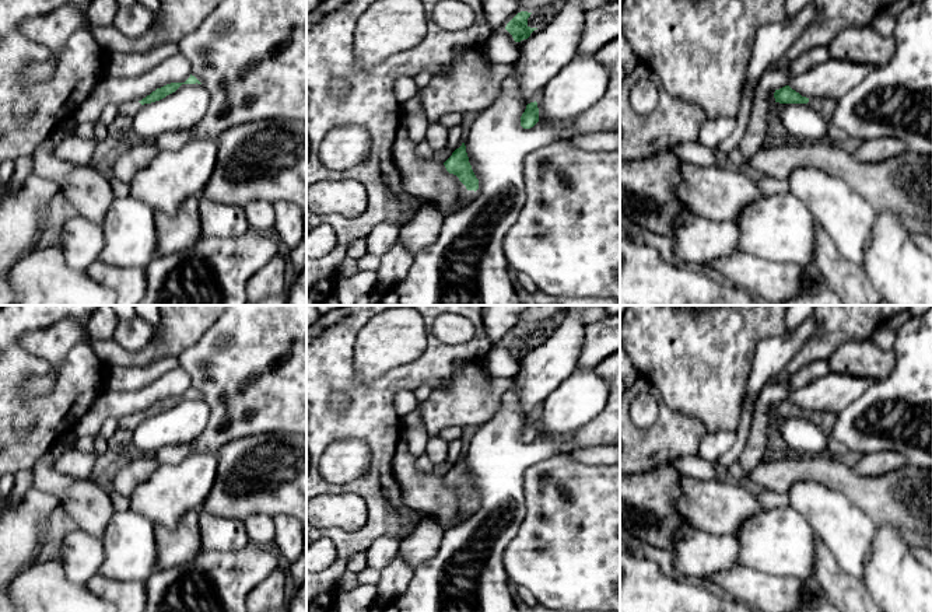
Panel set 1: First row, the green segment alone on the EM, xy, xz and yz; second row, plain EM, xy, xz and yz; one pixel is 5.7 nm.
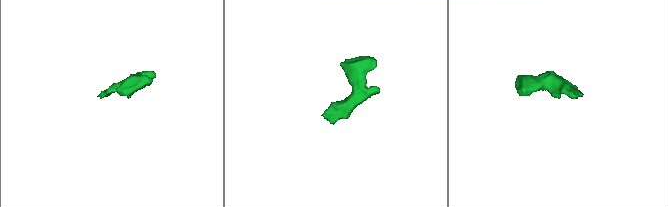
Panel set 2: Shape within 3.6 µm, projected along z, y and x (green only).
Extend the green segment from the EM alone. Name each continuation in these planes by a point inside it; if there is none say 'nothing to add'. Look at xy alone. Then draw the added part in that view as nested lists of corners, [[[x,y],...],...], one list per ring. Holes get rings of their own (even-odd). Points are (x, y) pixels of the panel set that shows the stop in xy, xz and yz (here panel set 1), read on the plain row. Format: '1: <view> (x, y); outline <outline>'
1: xy (128, 423); outline [[[125,416],[119,419],[120,434],[130,437],[134,429],[140,424],[140,422],[141,422],[140,416]]]

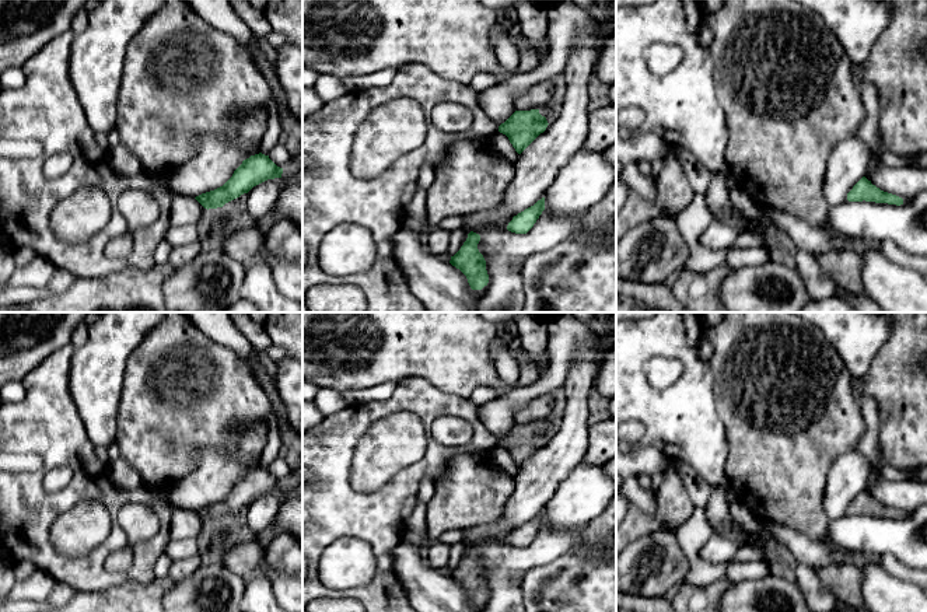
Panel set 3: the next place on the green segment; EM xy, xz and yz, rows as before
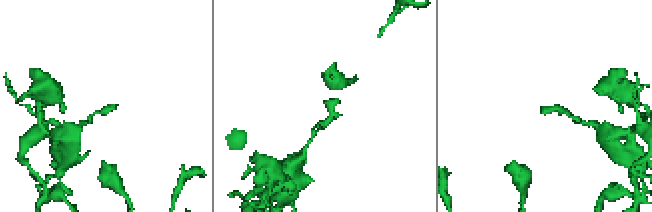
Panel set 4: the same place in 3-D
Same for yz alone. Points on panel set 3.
nothing to add

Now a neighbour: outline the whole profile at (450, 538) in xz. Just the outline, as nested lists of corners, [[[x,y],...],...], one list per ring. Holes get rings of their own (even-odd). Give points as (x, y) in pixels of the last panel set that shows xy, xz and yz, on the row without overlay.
[[[447,531],[437,539],[437,542],[452,546],[458,542],[464,542],[464,539],[465,531]]]

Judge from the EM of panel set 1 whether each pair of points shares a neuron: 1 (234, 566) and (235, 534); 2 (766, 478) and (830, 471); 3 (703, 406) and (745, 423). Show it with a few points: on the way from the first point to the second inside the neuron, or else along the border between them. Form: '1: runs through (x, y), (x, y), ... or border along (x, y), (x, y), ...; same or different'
1: border along (249, 542), (232, 551), (203, 551); different
2: runs through (781, 472), (815, 471); same
3: border along (745, 399), (736, 430); different

